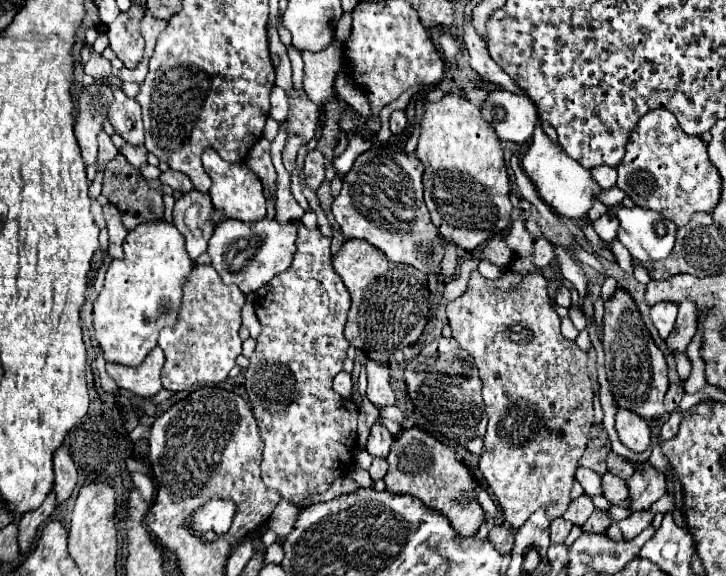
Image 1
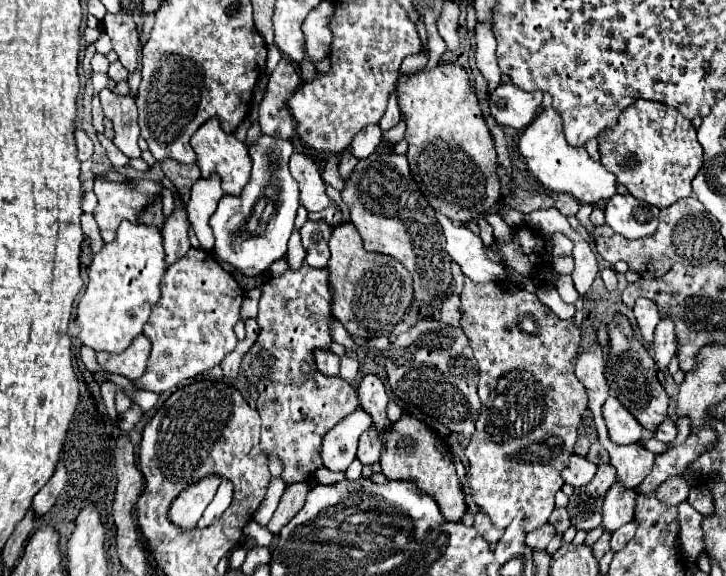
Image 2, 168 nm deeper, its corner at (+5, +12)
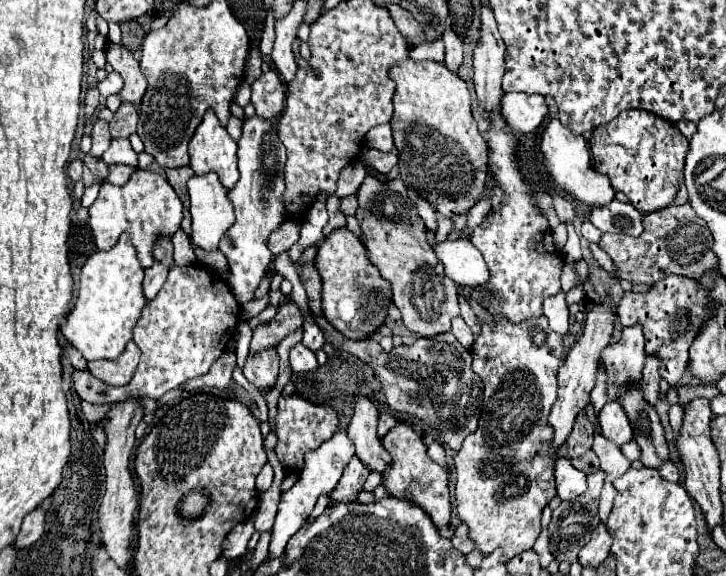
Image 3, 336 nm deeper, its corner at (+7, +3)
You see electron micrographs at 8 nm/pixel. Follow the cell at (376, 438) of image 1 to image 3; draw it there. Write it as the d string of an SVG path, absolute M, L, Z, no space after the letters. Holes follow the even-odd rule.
M353 457L341 477L341 481L337 483L337 487L329 493L329 497L333 497L333 501L329 505L333 505L335 501L341 503L349 503L357 499L357 493L363 489L365 479L369 477L369 467L359 461L359 457Z

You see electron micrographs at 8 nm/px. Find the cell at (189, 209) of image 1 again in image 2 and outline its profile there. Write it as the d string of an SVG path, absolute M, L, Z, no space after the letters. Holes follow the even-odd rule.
M181 204L181 206L175 208L175 212L167 218L167 222L165 222L163 230L161 230L167 266L171 266L171 264L173 264L175 260L179 260L181 256L185 256L185 252L191 248L189 238L187 238L187 228L189 228L189 220L187 220L185 206Z

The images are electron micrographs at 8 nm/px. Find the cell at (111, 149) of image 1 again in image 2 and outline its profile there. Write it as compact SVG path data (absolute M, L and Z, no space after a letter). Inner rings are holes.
M97 94L93 96L93 126L97 132L103 132L103 108Z

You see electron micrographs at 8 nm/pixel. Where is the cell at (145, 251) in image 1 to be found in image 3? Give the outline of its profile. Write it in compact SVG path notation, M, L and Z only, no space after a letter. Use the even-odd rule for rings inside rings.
M127 233L119 237L111 251L97 251L83 265L79 299L61 325L61 333L87 361L117 359L127 341L133 339L135 323L147 303L143 293L143 273L145 269L141 267L137 249L129 241Z

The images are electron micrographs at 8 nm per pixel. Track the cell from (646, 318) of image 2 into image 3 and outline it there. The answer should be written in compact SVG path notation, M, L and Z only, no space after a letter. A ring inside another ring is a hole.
M641 325L625 327L621 341L603 349L601 363L605 363L605 369L609 373L607 381L609 399L617 399L619 385L627 385L629 381L641 379L645 359L647 353Z

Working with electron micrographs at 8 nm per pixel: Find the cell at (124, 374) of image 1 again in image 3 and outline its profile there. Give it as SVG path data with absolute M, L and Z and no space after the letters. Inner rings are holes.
M129 341L119 359L113 361L89 361L87 369L107 385L127 385L139 365L139 349L135 341Z

